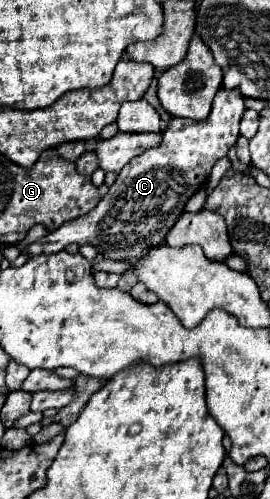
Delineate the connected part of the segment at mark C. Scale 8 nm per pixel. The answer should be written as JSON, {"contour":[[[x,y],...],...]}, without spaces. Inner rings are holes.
{"contour":[[[220,88],[206,120],[196,122],[190,118],[170,118],[166,130],[162,132],[162,142],[132,158],[118,174],[118,180],[110,186],[108,194],[100,198],[100,204],[96,204],[92,212],[48,232],[40,242],[28,244],[22,254],[52,254],[64,250],[72,242],[92,242],[104,258],[122,260],[136,258],[146,248],[162,244],[168,228],[184,210],[186,200],[208,178],[214,162],[224,158],[230,146],[236,144],[238,122],[244,110],[244,96],[238,88]]]}

